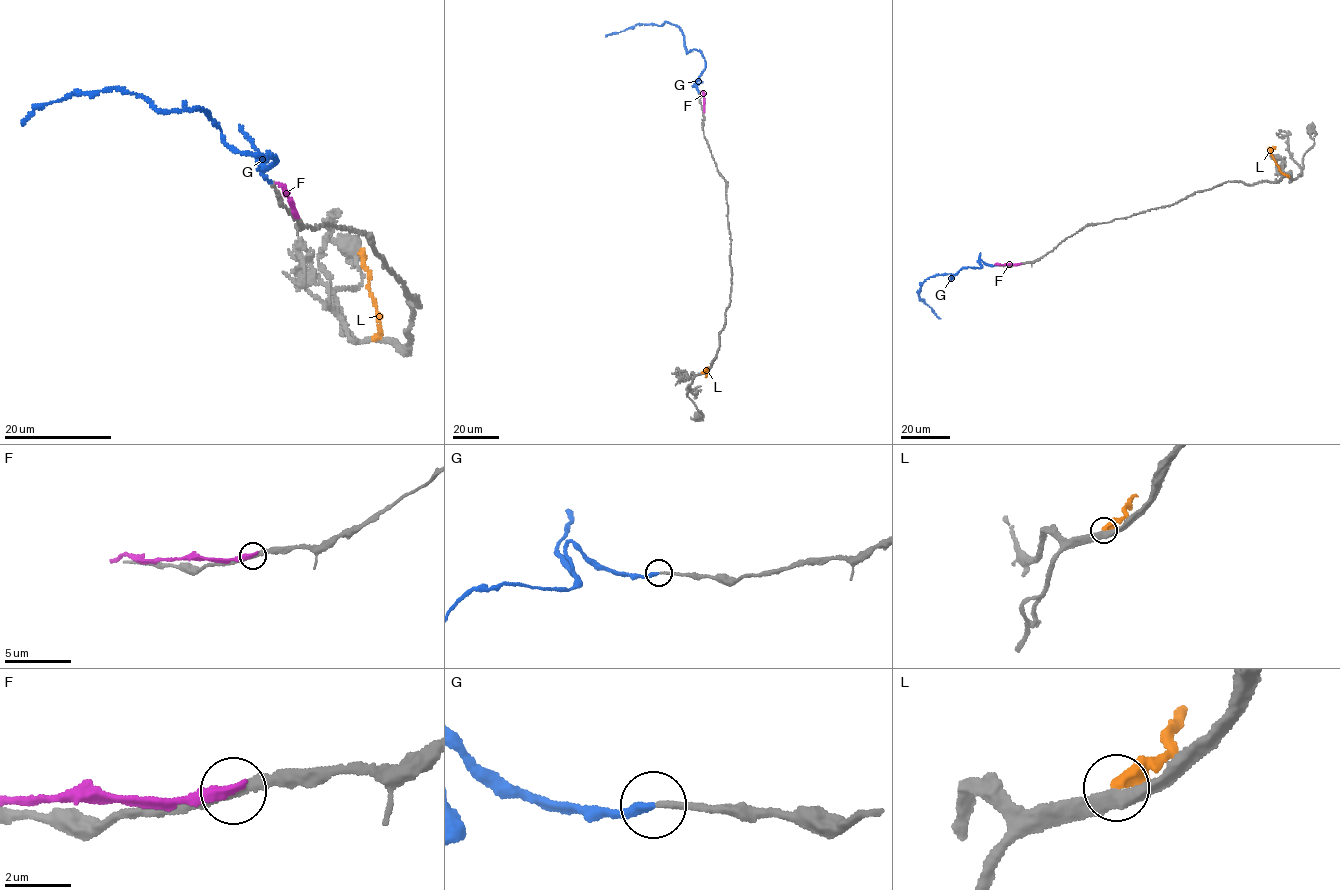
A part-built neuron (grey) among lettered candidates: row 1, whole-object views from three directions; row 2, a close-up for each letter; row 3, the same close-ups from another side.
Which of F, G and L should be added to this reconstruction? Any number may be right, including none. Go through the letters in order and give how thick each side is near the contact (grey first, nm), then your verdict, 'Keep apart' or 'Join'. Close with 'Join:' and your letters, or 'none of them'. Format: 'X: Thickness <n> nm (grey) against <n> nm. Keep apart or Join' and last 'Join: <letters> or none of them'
F: Thickness 260 nm (grey) against 340 nm. Keep apart
G: Thickness 240 nm (grey) against 320 nm. Join
L: Thickness 420 nm (grey) against 400 nm. Keep apart
Join: G

